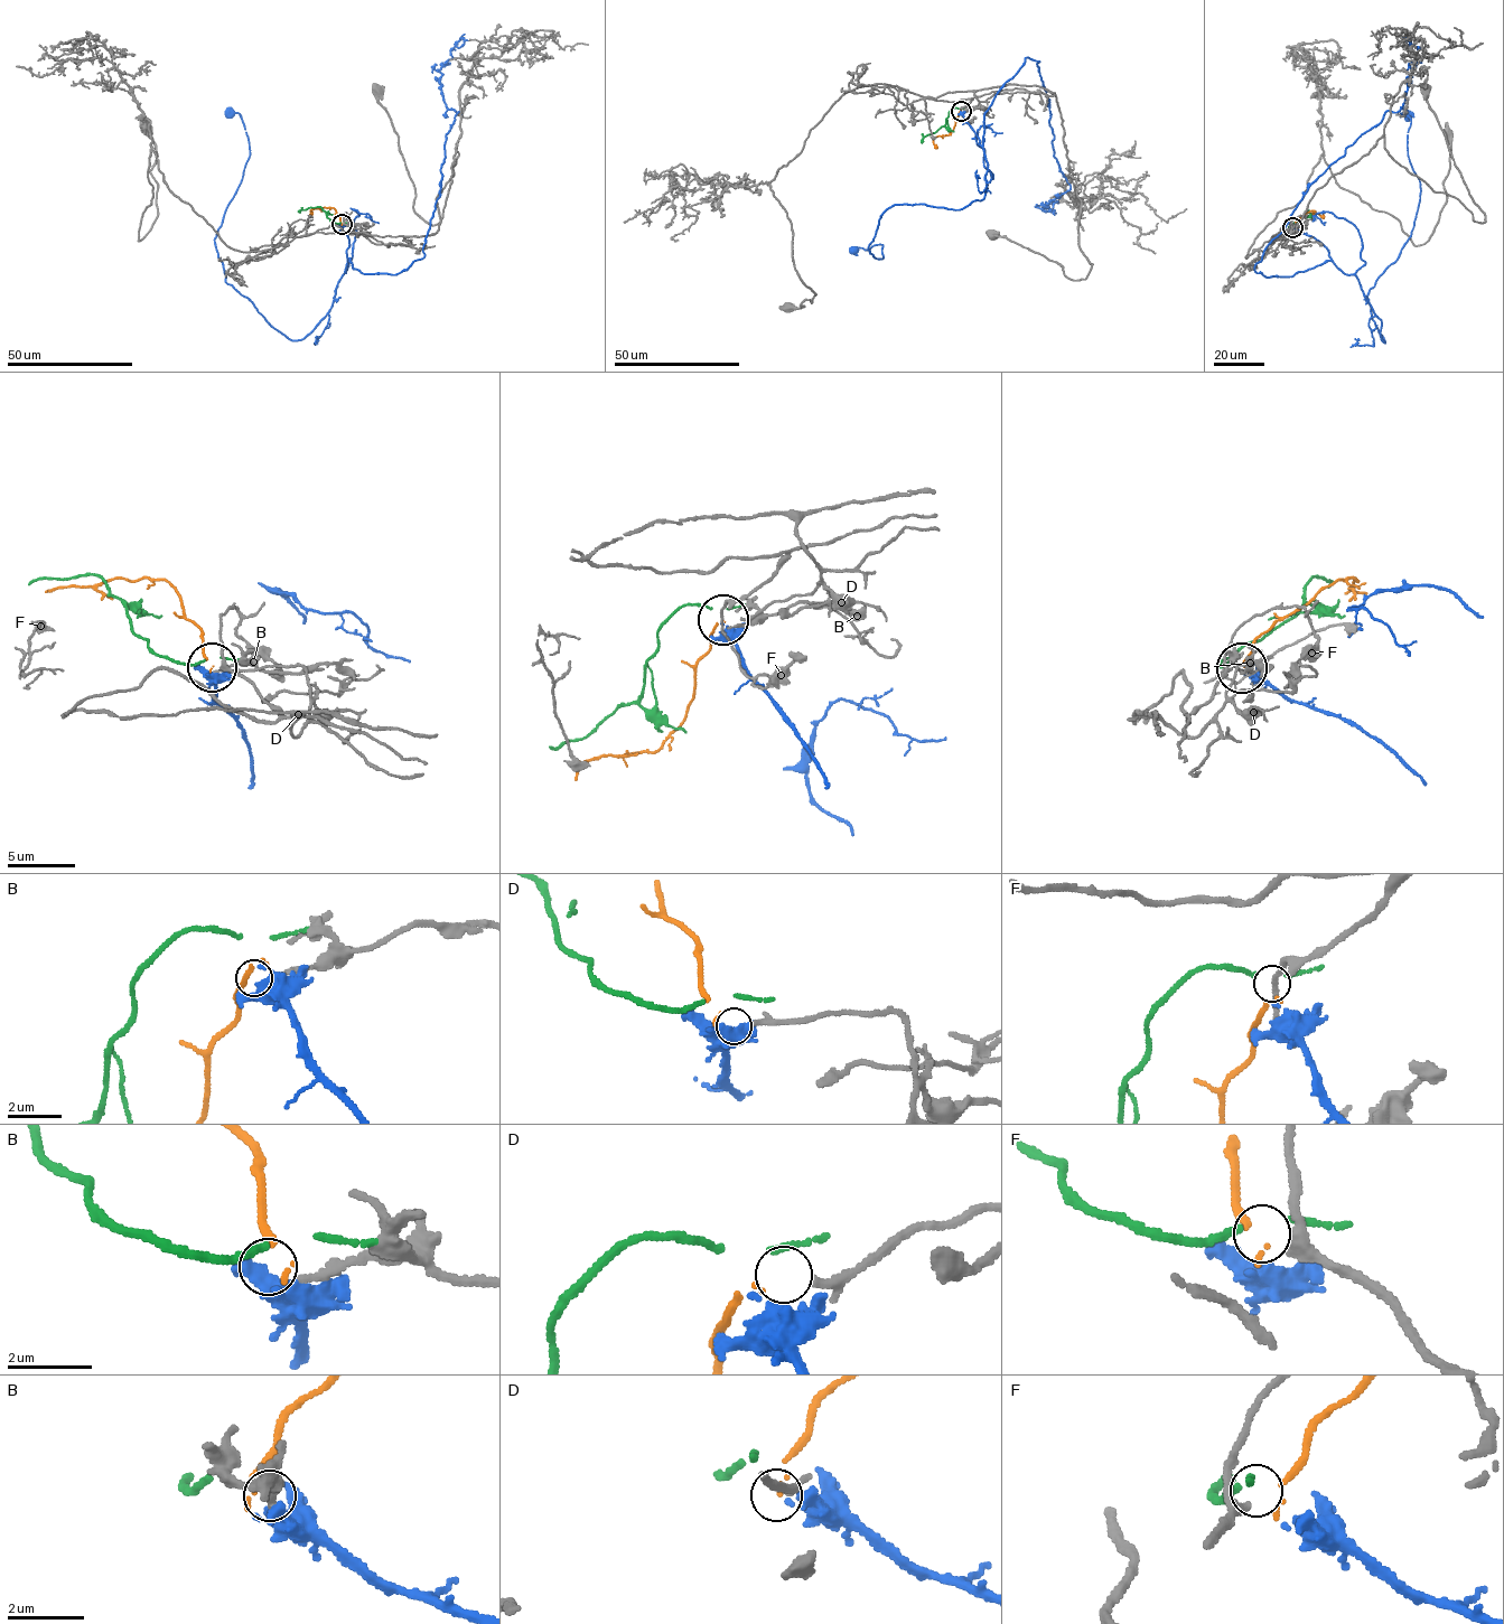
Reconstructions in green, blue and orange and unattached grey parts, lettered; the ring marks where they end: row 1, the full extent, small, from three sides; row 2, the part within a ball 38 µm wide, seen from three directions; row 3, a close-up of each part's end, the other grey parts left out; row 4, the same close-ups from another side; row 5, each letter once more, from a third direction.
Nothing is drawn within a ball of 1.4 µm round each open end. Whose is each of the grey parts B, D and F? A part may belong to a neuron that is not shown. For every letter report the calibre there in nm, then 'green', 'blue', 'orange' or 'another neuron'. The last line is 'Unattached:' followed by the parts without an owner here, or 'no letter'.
B: 160 nm thick; another neuron
D: 240 nm thick; orange
F: 240 nm thick; green
Unattached: B

